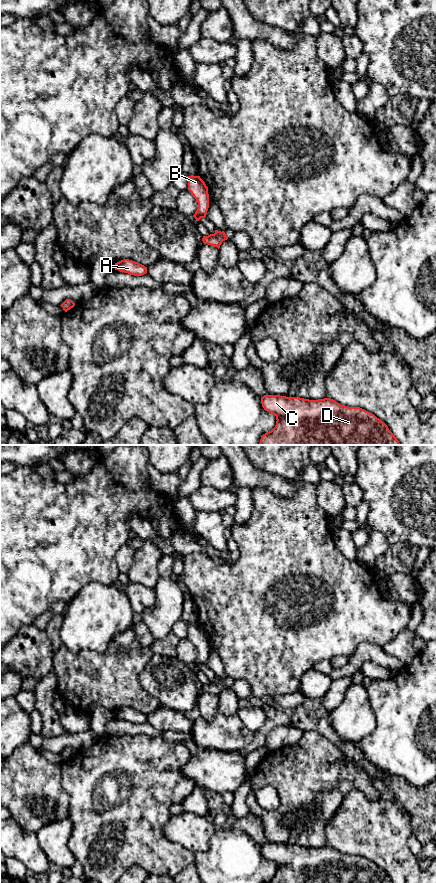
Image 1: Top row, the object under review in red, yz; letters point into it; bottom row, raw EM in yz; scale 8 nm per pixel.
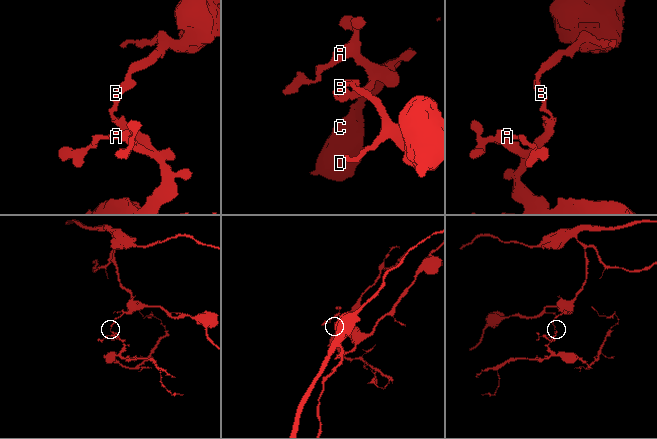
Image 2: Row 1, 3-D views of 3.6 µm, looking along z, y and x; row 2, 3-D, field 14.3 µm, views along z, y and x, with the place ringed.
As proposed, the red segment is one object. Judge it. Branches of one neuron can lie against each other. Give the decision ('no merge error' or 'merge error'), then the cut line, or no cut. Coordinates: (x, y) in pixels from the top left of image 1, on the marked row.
merge error | yz (221, 232), (214, 234)

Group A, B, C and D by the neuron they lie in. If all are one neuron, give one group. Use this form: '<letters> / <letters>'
A C D / B

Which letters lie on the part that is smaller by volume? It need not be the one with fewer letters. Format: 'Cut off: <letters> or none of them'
Cut off: A, C, D

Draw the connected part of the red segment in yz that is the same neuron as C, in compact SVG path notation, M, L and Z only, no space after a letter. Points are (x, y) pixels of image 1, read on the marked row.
M267 394L261 397L261 404L277 421L271 431L261 436L259 445L400 445L388 426L374 414L360 407L341 405L330 398L309 400Z

